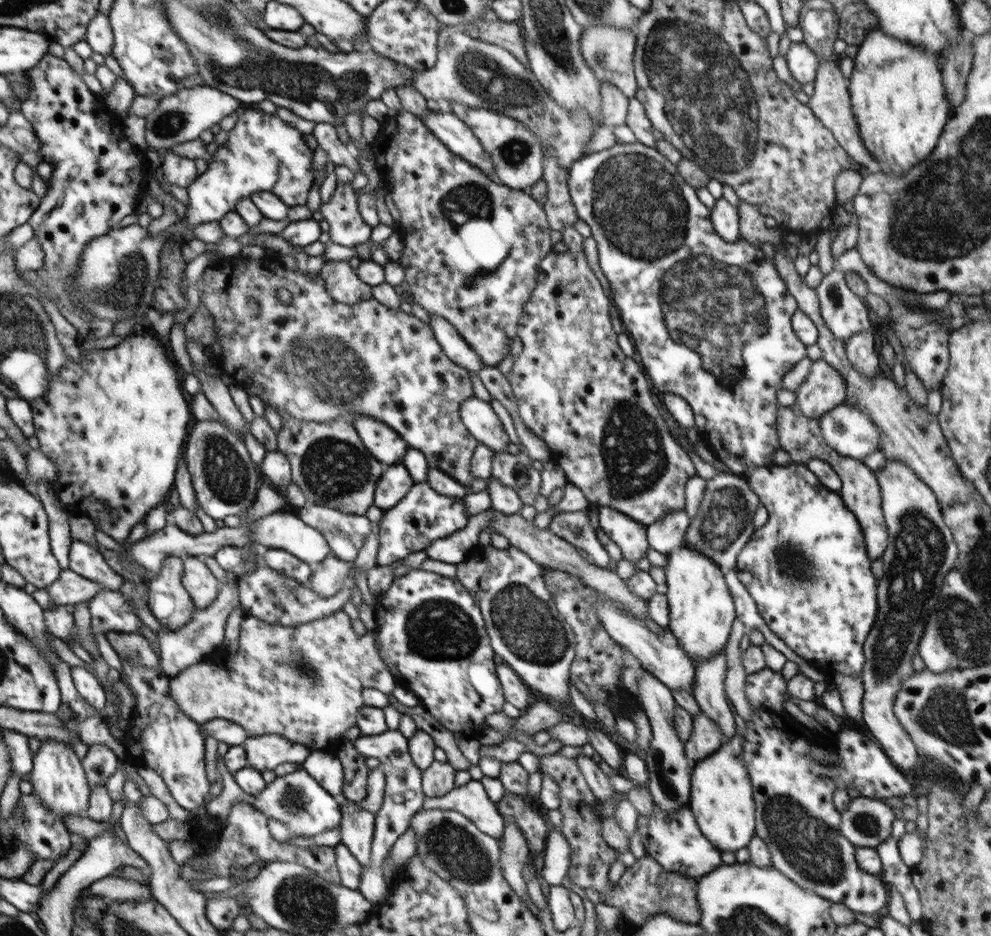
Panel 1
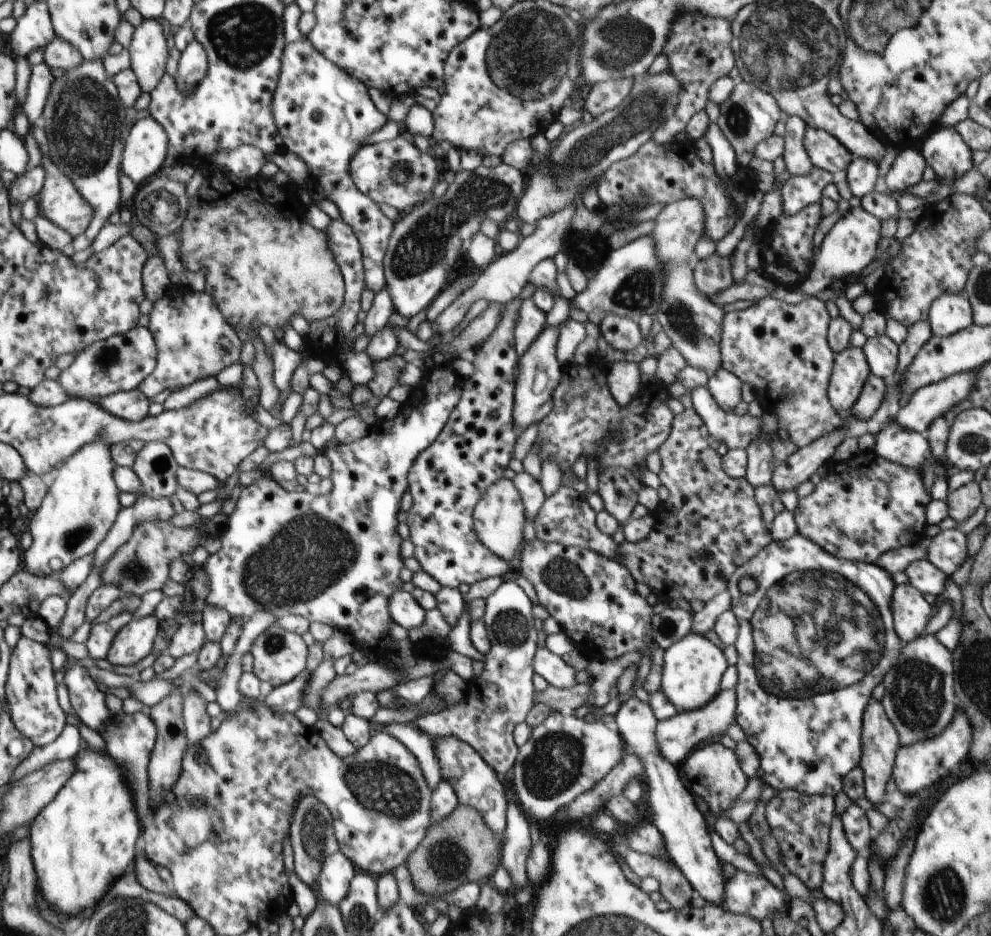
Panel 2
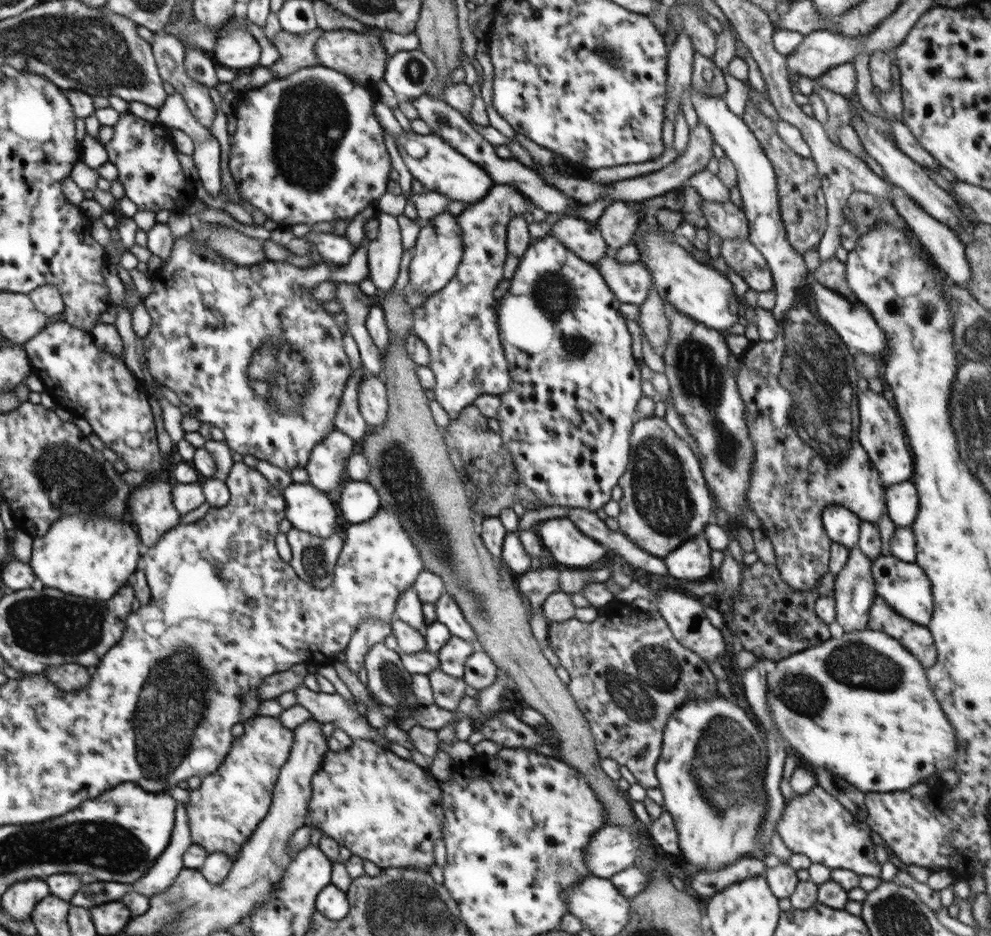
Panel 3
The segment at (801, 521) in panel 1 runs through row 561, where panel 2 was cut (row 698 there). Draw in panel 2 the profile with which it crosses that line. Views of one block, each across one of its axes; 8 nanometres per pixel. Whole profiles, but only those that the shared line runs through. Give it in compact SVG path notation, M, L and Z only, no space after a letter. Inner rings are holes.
M796 533L792 538L787 538L784 542L772 541L765 546L756 556L753 556L748 562L741 564L730 576L727 582L726 590L731 596L731 611L738 620L739 631L736 642L733 644L738 652L738 662L735 664L738 670L738 684L736 685L737 706L736 720L740 724L745 734L745 740L748 741L756 750L760 759L760 768L758 768L757 777L775 791L781 790L797 790L807 795L828 795L838 796L843 791L844 778L846 774L861 763L862 756L862 727L863 716L868 703L872 697L875 688L882 683L884 674L898 662L898 656L903 648L901 638L896 634L894 628L894 620L892 616L891 604L896 583L892 580L892 575L888 570L872 563L854 562L836 558L833 554L824 552L818 544L810 542L809 538L804 538ZM750 576L756 580L758 588L754 594L742 594L738 588L738 582ZM826 590L830 594L824 596L828 608L822 607L819 611L818 606L822 606L822 602L816 602L820 596L818 592Z

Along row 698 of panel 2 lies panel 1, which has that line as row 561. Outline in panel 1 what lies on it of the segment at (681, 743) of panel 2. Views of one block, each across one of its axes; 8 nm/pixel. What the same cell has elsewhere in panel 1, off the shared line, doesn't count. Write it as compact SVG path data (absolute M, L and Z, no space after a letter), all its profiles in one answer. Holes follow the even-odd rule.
M730 472L715 473L707 482L707 489L699 506L699 517L689 523L684 543L713 560L722 570L734 569L743 546L754 535L753 524L759 496L743 476Z

